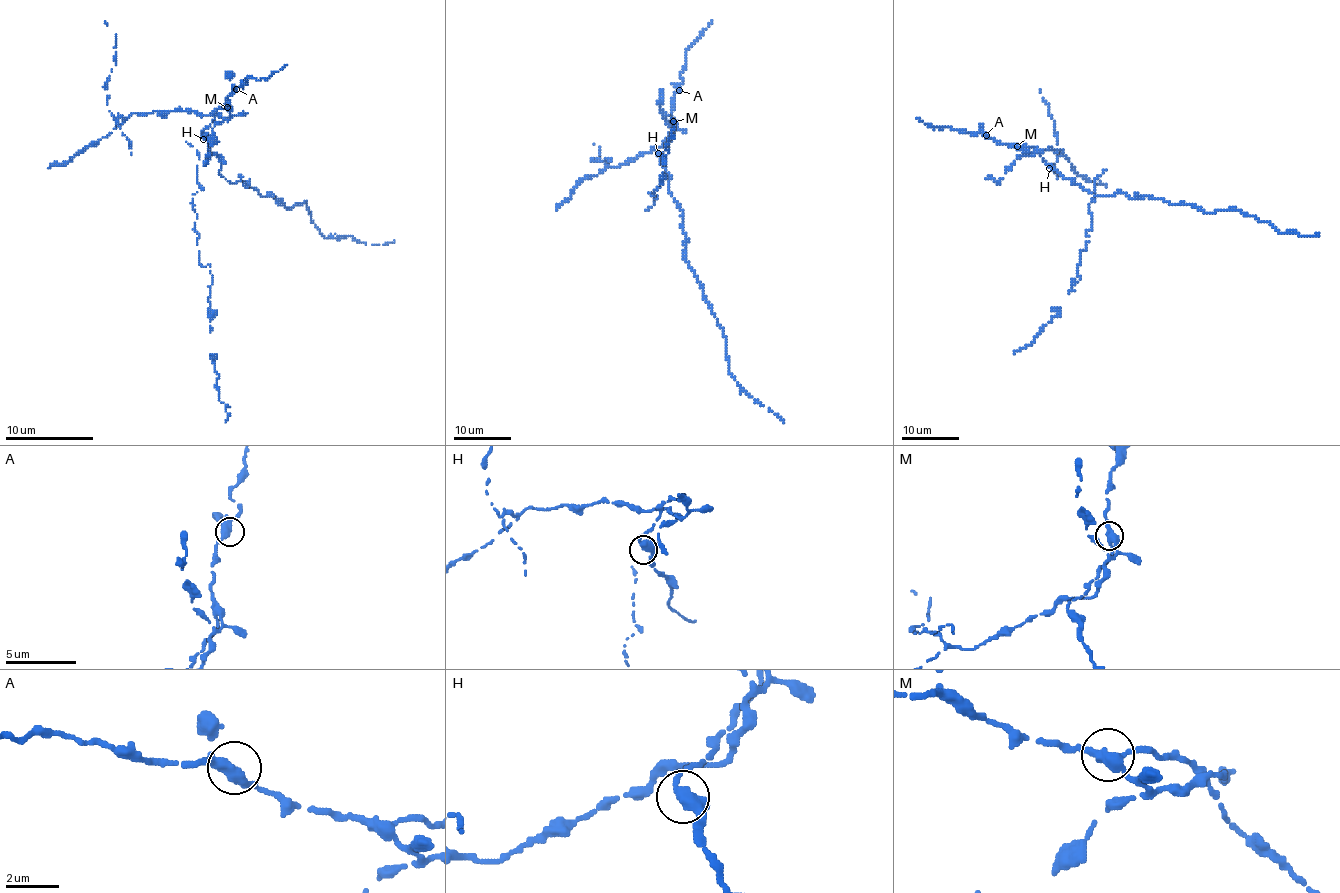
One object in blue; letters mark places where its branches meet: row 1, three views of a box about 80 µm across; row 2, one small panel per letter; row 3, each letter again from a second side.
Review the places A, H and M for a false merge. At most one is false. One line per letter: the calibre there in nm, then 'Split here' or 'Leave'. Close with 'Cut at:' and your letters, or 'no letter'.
A: Thickness 320 nm. Leave
H: Thickness 400 nm. Leave
M: Thickness 320 nm. Split here
Cut at: M

